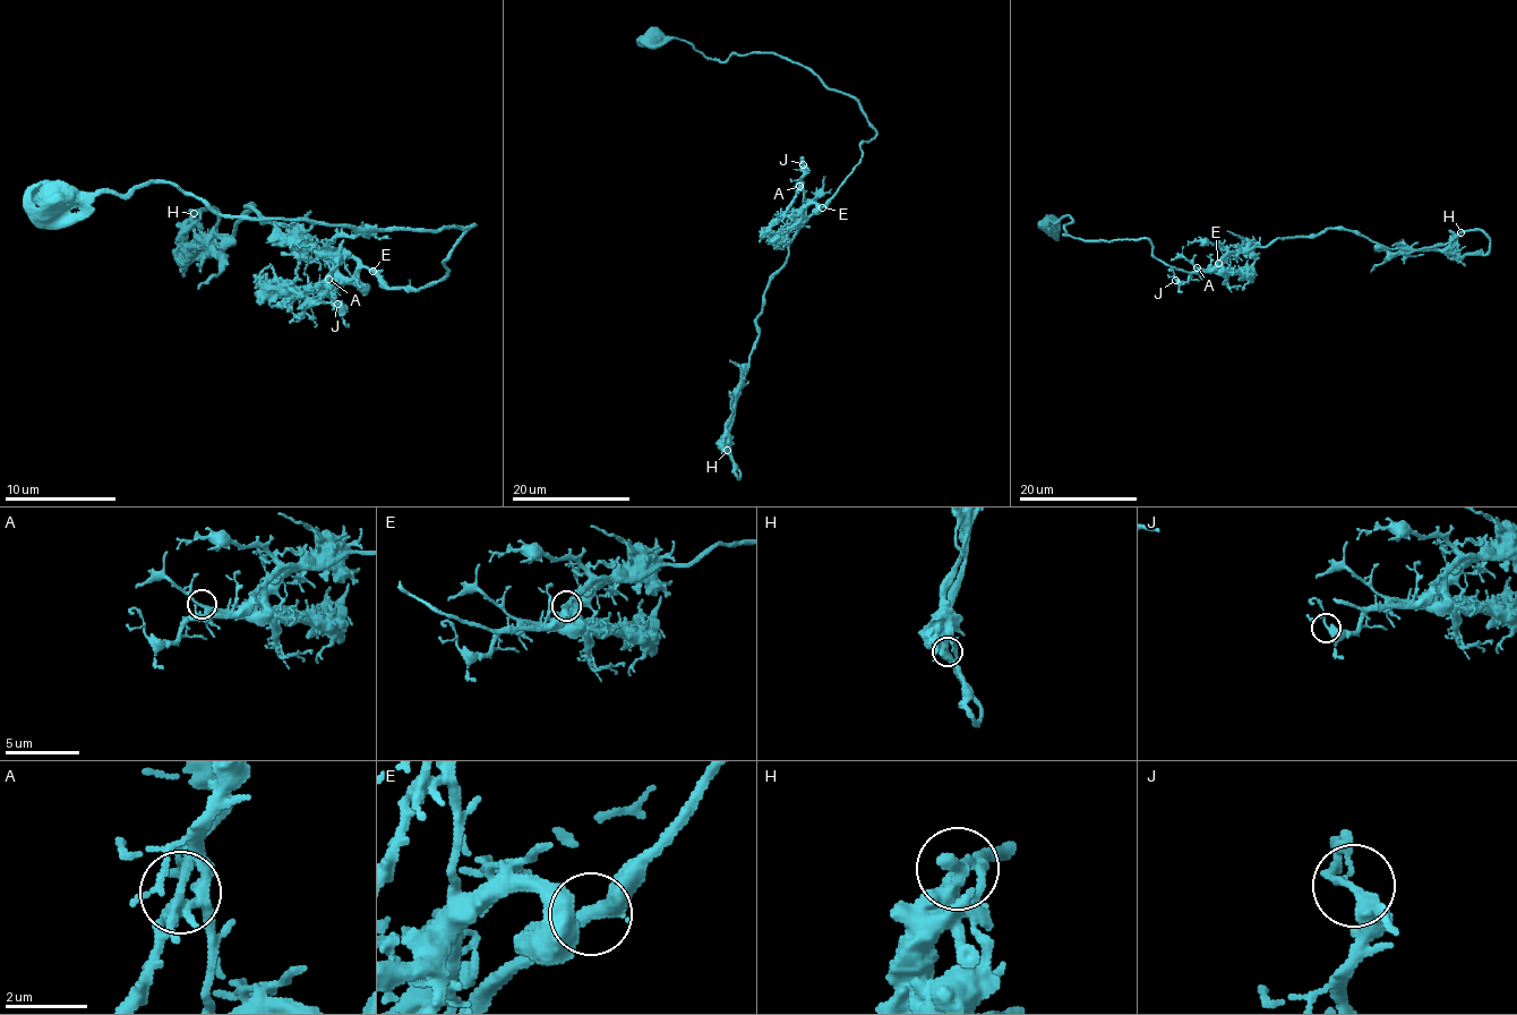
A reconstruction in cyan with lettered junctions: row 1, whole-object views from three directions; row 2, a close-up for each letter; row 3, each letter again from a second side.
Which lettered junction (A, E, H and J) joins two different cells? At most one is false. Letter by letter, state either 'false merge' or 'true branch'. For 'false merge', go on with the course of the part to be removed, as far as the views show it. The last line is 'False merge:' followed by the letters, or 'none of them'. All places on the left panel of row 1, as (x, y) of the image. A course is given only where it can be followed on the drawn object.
A: true branch
E: true branch
H: true branch
J: true branch
False merge: none of them

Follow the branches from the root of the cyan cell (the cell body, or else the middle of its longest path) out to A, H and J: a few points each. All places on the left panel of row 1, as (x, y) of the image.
A: (57, 198), (173, 182), (234, 218), (472, 227), (447, 273), (418, 290), (365, 267), (362, 284), (328, 279)
H: (57, 198), (173, 182), (234, 218), (472, 227), (443, 279), (409, 290), (248, 207), (210, 246), (193, 212)
J: (57, 198), (173, 182), (234, 218), (472, 227), (443, 279), (409, 290), (362, 267), (337, 304)

